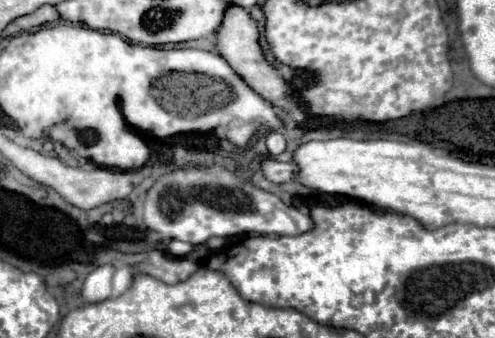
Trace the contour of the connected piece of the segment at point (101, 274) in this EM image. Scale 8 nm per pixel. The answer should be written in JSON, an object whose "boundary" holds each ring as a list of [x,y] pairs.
{"boundary":[[[98,266],[94,272],[90,272],[82,284],[82,302],[96,304],[108,300],[112,296],[112,276],[112,266]]]}

